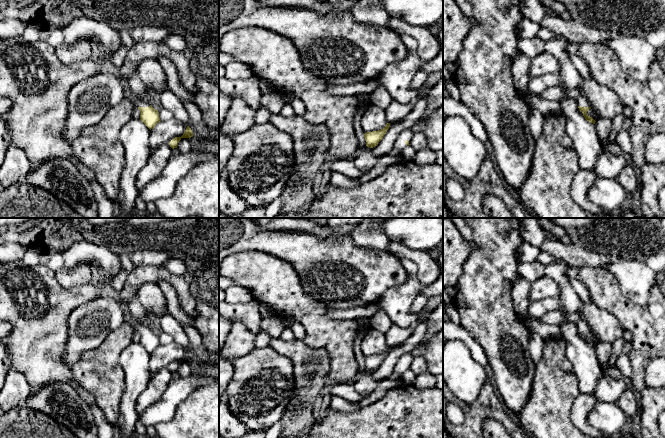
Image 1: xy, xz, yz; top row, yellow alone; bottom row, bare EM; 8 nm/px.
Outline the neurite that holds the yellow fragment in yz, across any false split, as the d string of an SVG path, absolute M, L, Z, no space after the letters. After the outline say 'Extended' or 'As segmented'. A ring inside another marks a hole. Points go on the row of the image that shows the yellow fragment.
M553 86L545 89L542 93L540 93L540 96L545 100L556 102L563 97L573 98L576 101L579 110L583 113L585 119L593 124L596 122L592 117L587 115L587 111L591 109L590 103L581 91L567 90L561 88L560 86Z. Extended

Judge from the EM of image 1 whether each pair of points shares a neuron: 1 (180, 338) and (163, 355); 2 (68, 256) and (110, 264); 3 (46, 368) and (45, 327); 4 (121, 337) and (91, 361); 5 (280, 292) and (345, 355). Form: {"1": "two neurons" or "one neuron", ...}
{"1": "two neurons", "2": "one neuron", "3": "one neuron", "4": "one neuron", "5": "one neuron"}

